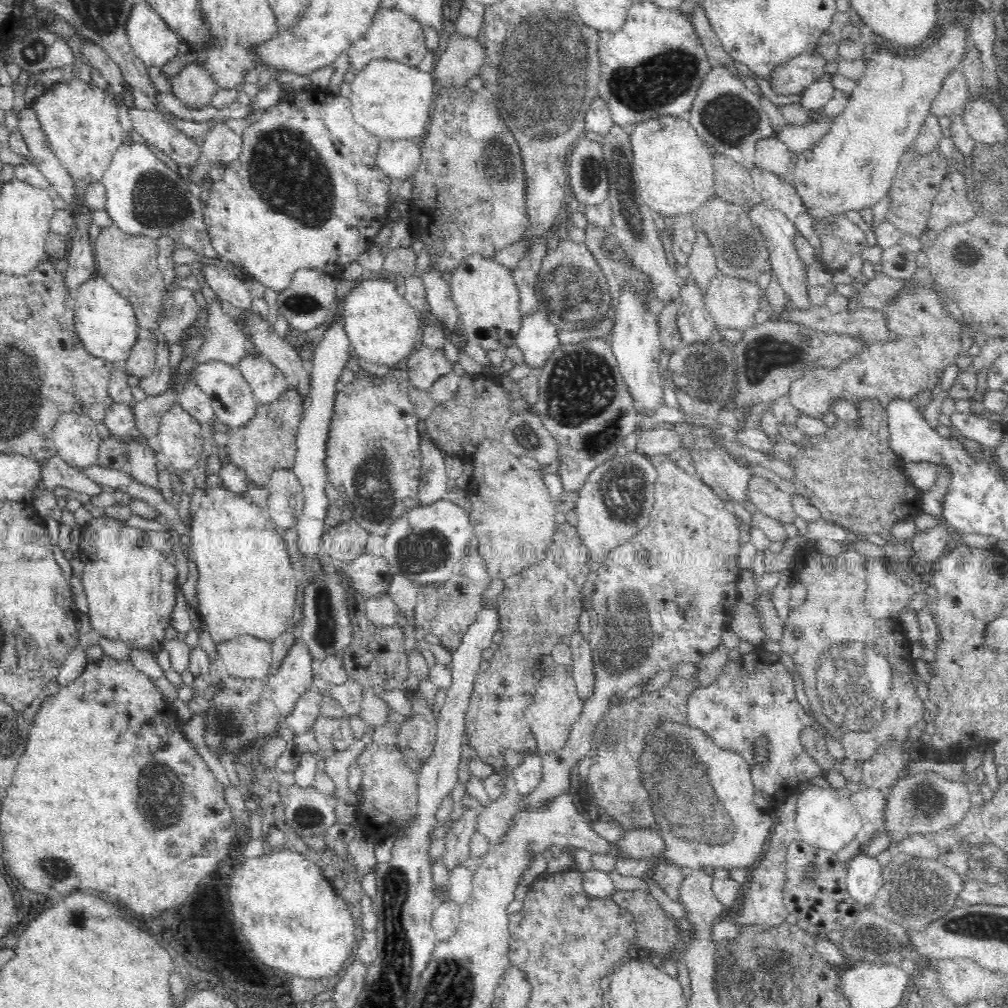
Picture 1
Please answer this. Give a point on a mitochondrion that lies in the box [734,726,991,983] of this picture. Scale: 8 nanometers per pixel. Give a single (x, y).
(922, 892)

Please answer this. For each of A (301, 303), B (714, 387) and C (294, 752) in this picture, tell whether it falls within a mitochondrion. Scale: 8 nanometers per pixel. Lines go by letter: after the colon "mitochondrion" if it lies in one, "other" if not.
A: mitochondrion
B: mitochondrion
C: other

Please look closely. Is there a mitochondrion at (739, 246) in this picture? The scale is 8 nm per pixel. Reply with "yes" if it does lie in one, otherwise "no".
yes

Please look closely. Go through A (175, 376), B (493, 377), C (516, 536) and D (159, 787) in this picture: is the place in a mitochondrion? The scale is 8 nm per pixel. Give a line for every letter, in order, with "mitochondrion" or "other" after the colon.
A: other
B: other
C: other
D: mitochondrion

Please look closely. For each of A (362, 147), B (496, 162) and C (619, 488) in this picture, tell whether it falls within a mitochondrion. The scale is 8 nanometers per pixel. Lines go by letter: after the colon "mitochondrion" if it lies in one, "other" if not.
A: other
B: mitochondrion
C: mitochondrion

